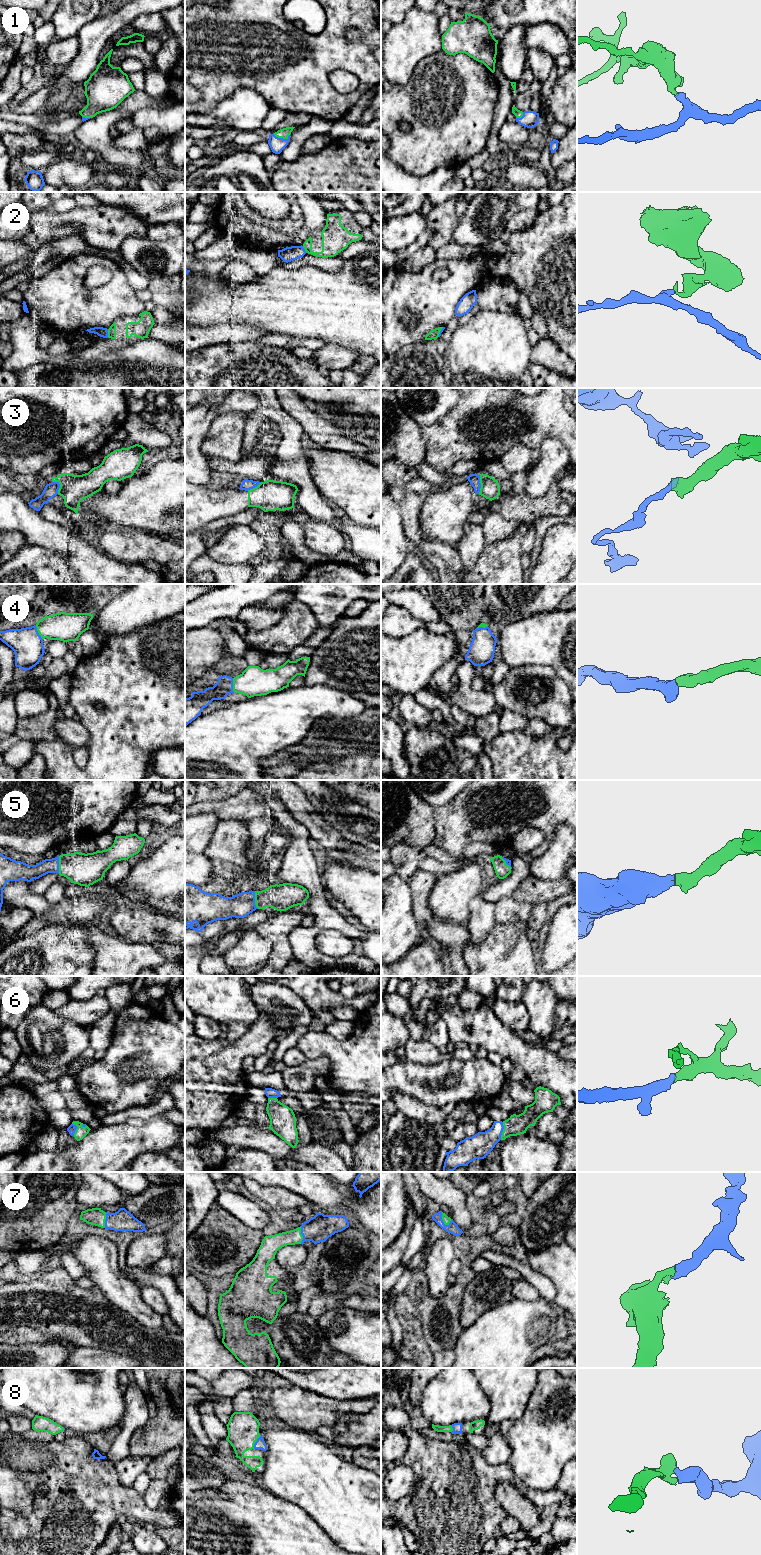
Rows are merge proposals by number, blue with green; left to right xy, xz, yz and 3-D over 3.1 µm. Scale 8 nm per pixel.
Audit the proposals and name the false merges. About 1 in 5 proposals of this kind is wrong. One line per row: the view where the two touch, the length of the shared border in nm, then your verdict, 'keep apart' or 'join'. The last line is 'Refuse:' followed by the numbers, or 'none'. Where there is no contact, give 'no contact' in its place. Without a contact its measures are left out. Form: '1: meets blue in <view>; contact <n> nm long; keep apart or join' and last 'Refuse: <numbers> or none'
1: meets blue in xz; contact 140 nm long; join
2: meets blue in xy; contact 70 nm long; keep apart
3: meets blue in yz; contact 150 nm long; keep apart
4: meets blue in xy; contact 130 nm long; join
5: meets blue in xz; contact 150 nm long; join
6: meets blue in yz; contact 150 nm long; join
7: meets blue in yz; contact 130 nm long; join
8: meets blue in xz; contact 140 nm long; join
Refuse: 2, 3

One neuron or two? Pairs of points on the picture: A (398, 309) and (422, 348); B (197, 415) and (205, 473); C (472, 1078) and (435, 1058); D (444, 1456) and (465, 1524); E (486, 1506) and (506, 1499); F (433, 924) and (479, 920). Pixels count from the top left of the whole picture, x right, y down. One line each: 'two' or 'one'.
A: two
B: one
C: two
D: one
E: two
F: two

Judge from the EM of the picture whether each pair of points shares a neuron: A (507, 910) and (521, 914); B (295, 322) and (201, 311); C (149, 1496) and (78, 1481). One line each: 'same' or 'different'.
A: same
B: same
C: different

